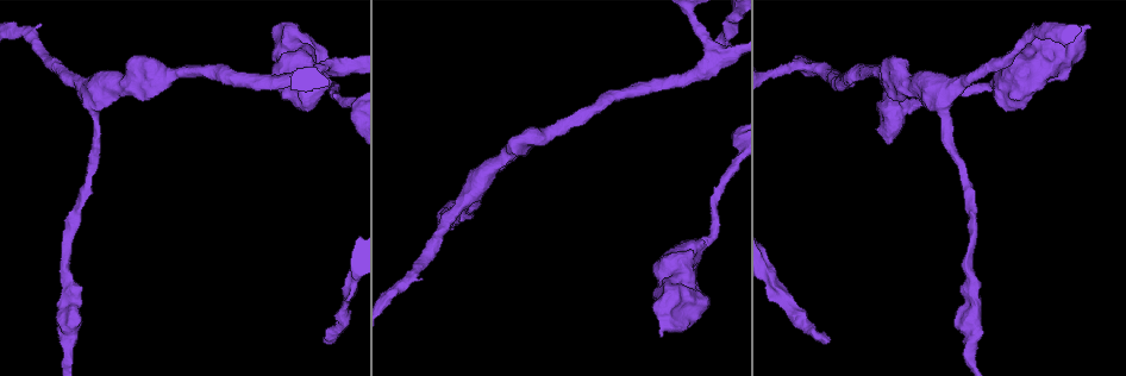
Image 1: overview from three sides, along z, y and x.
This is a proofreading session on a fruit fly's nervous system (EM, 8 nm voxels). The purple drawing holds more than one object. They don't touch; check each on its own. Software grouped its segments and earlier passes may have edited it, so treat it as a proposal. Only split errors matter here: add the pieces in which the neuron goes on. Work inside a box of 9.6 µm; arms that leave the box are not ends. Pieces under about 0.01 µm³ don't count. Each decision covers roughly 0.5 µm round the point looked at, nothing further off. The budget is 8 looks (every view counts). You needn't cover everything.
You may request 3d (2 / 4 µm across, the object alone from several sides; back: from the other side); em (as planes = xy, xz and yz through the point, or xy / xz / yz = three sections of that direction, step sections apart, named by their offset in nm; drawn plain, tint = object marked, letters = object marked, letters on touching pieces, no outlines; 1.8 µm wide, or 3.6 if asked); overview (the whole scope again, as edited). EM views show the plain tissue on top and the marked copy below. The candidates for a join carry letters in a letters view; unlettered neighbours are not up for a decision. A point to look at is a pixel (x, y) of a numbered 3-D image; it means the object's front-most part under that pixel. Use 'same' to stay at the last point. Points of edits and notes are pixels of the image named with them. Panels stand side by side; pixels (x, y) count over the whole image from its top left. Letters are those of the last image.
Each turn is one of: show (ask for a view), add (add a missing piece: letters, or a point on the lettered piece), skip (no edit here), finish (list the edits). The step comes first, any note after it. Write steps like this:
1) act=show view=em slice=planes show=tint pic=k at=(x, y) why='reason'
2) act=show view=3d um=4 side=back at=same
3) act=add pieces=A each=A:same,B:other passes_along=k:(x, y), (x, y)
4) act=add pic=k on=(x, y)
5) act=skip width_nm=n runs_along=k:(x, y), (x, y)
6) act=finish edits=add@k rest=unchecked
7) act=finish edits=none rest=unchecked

act=show view=em slice=yz step=8 show=tint pic=1 at=(132, 57) why='branch stops here'

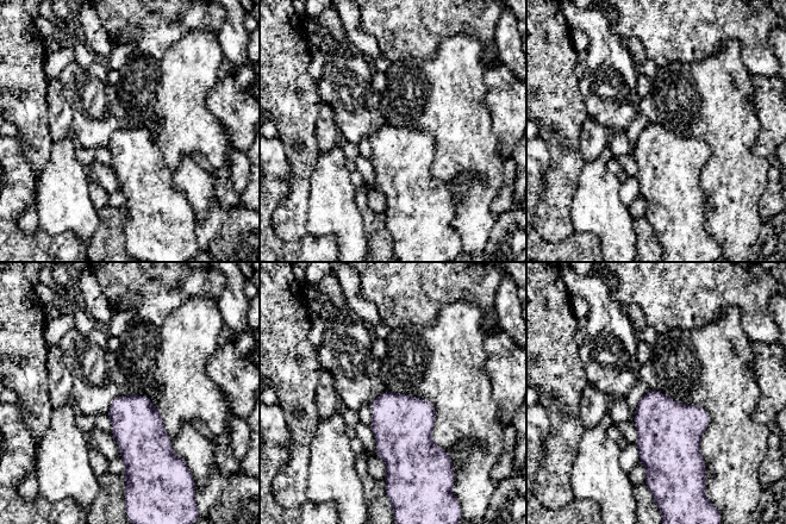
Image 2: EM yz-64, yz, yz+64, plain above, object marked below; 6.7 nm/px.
act=show view=em slice=planes show=letters at=same why='another direction'

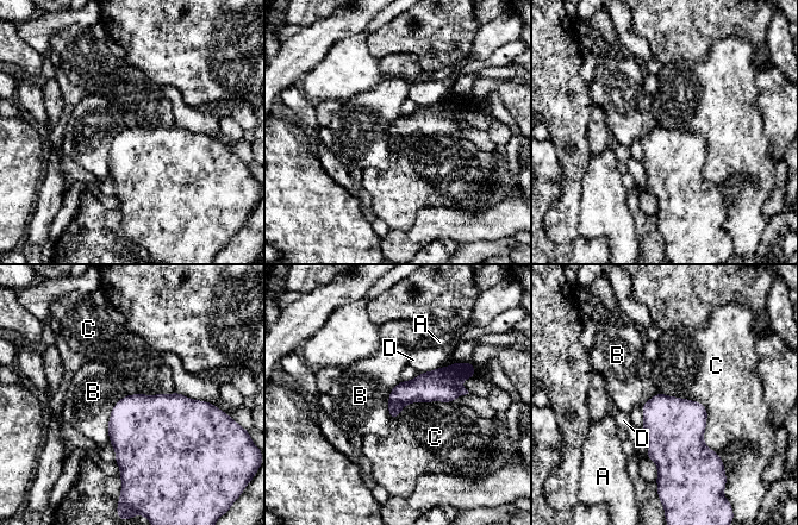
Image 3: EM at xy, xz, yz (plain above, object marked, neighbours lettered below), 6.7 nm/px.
act=skip each=A:other,B:other,C:other,D:other border=3:(659, 392), (705, 407), (718, 455) found='none of them fits'

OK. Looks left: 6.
act=show view=3d um=4 pic=1 at=(998, 86) why='sudden change in width'

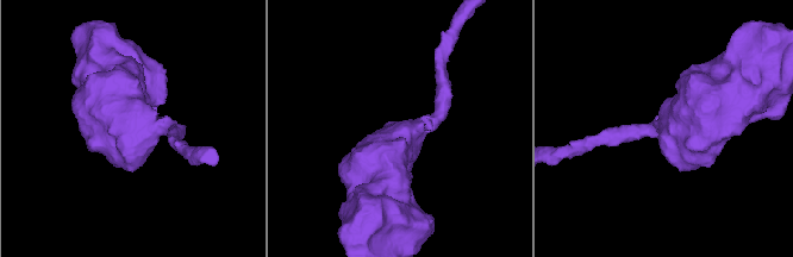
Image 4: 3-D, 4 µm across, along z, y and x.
act=show view=em um=3.6 slice=yz step=16 show=tint pic=4 at=(670, 128)

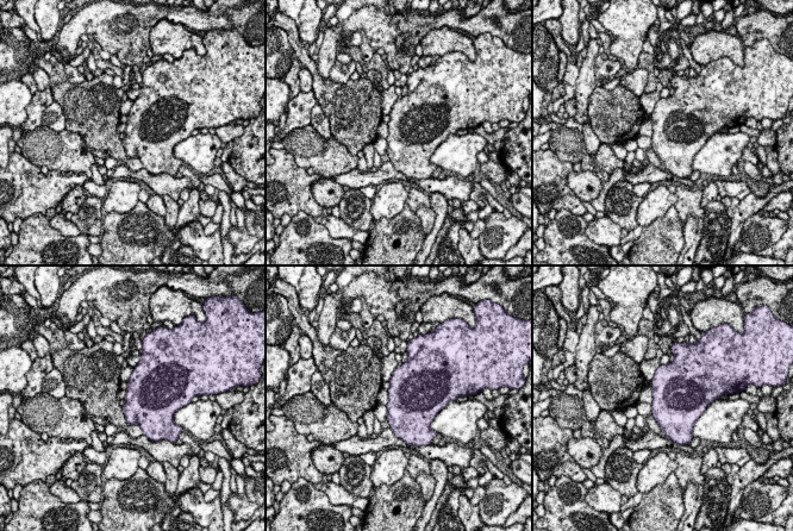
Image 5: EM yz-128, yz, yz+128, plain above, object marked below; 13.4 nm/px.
act=show view=em um=3.6 slice=planes show=letters at=same why='another direction'

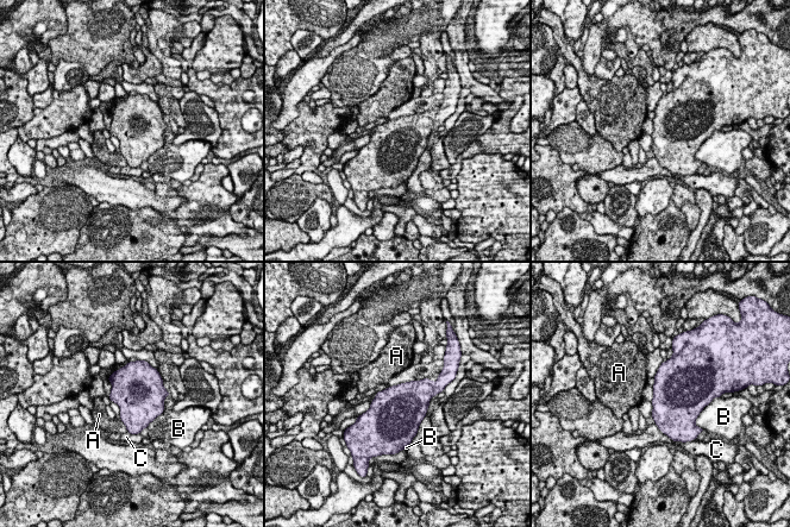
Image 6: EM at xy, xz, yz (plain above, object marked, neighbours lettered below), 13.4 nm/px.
act=skip each=A:other,B:other,C:other border=6:(118, 416), (127, 431) found='no lettered piece goes on from it'

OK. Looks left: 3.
act=show view=3d um=4 side=back pic=1 at=(1089, 24) why='thick end'

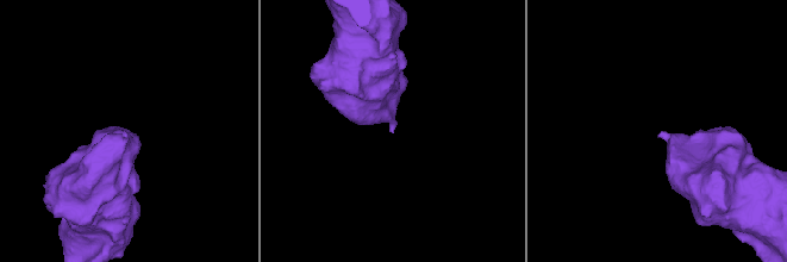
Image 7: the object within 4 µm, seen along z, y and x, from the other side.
act=show view=em slice=xy step=4 show=letters pic=7 at=(125, 133) why='now the EM'

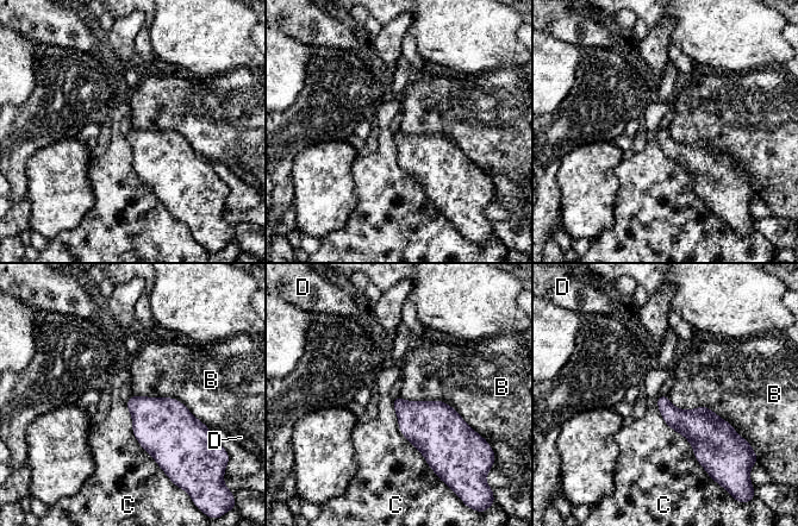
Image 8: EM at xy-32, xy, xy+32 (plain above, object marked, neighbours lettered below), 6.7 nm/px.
act=show view=em slice=xz step=16 show=letters at=same why='another direction'

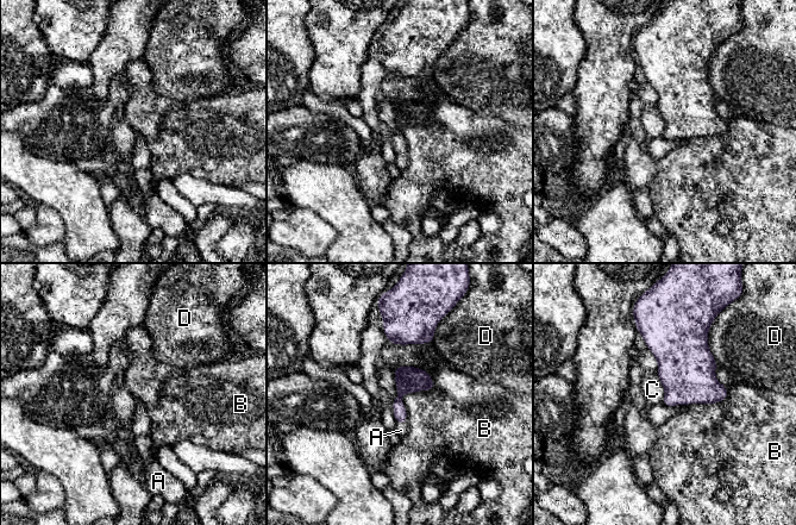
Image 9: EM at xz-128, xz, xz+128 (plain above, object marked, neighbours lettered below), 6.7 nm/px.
act=add pieces=A longest_contact=B:380nm each=A:same,B:other,C:other,D:other found='the neuron continues'

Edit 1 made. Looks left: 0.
act=finish edits=add@9 rest=unchecked

